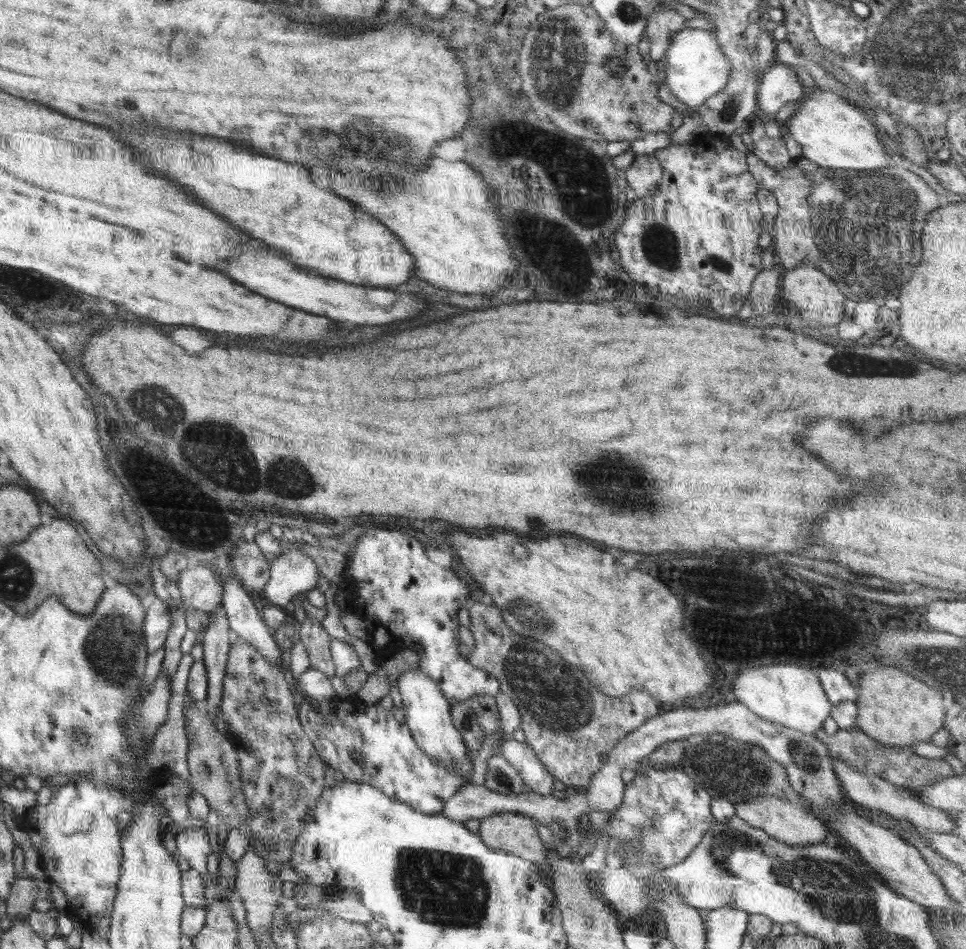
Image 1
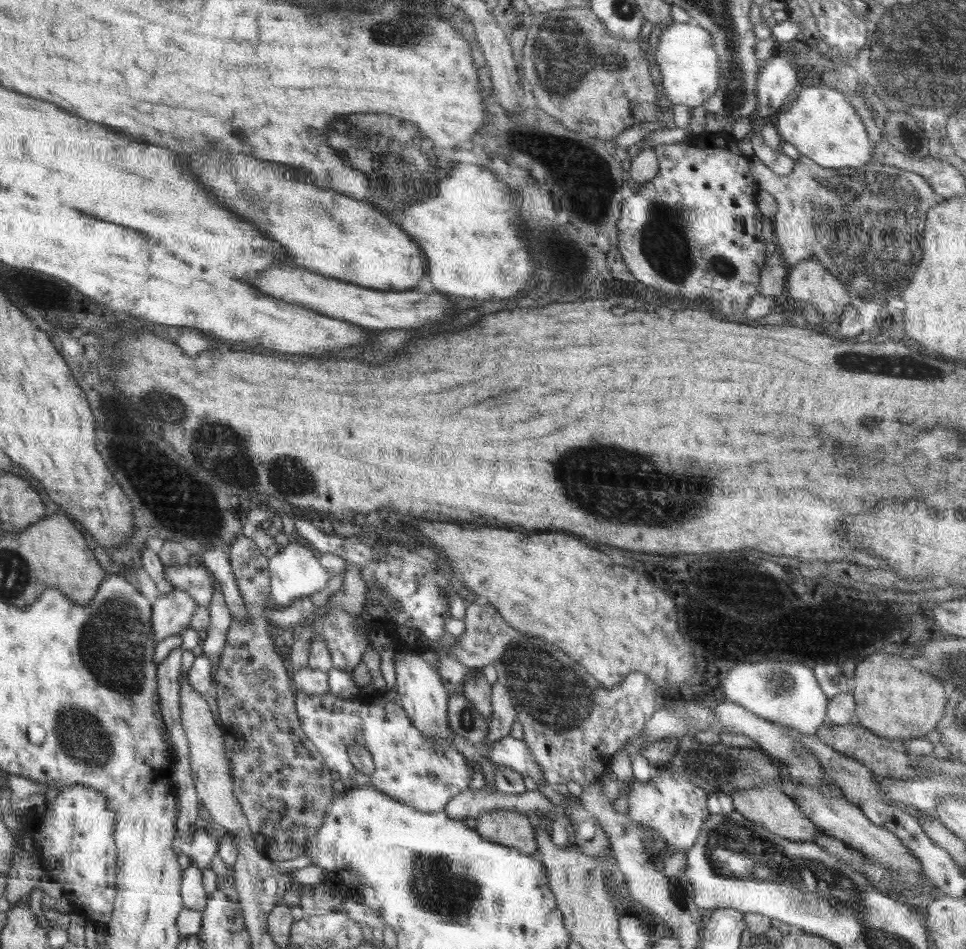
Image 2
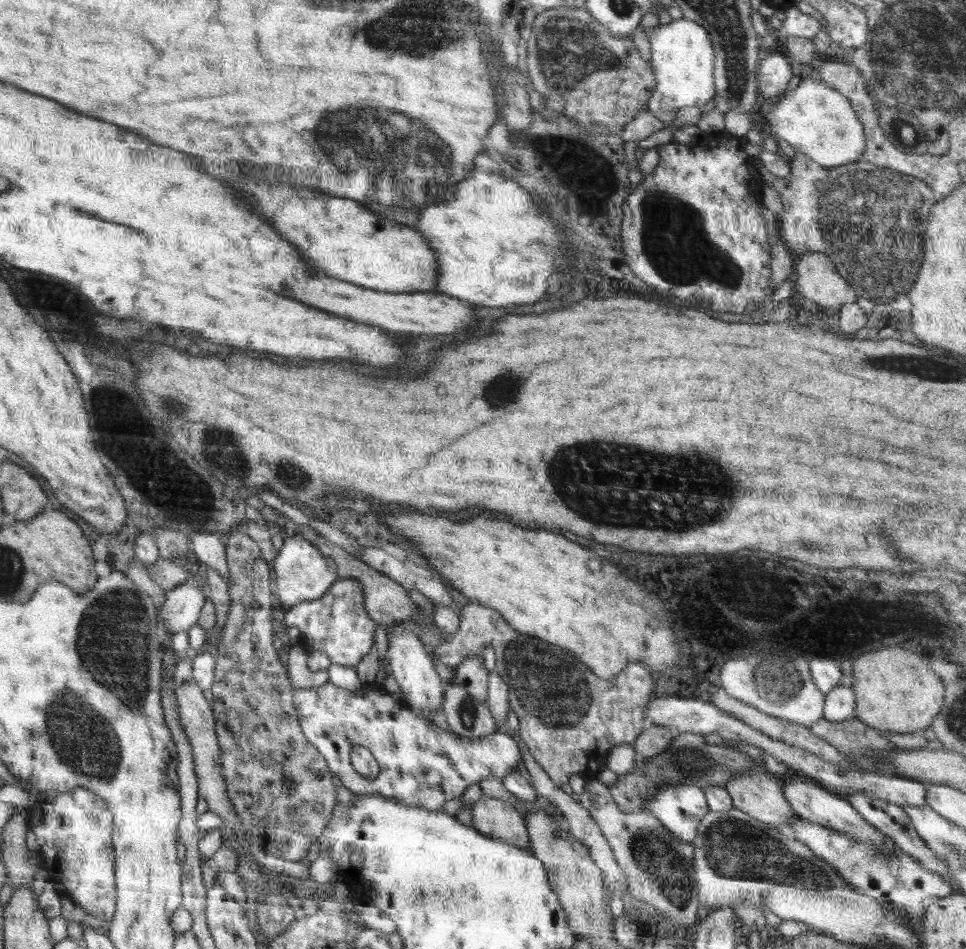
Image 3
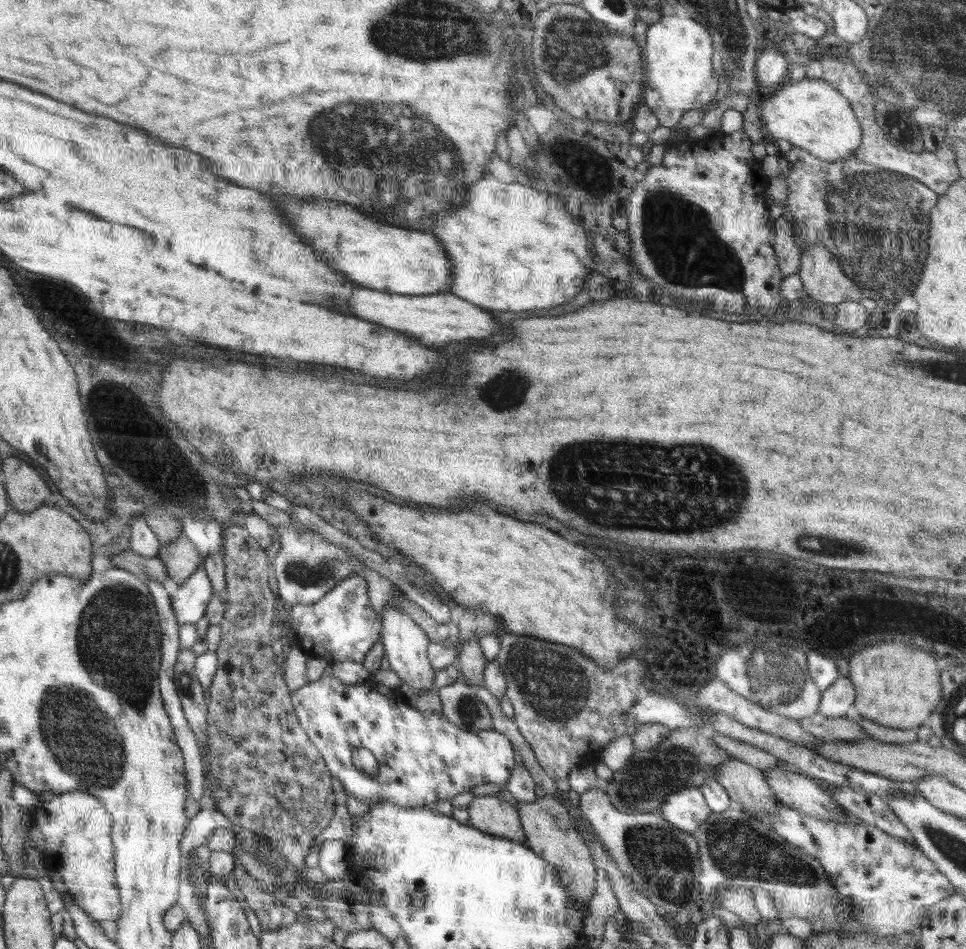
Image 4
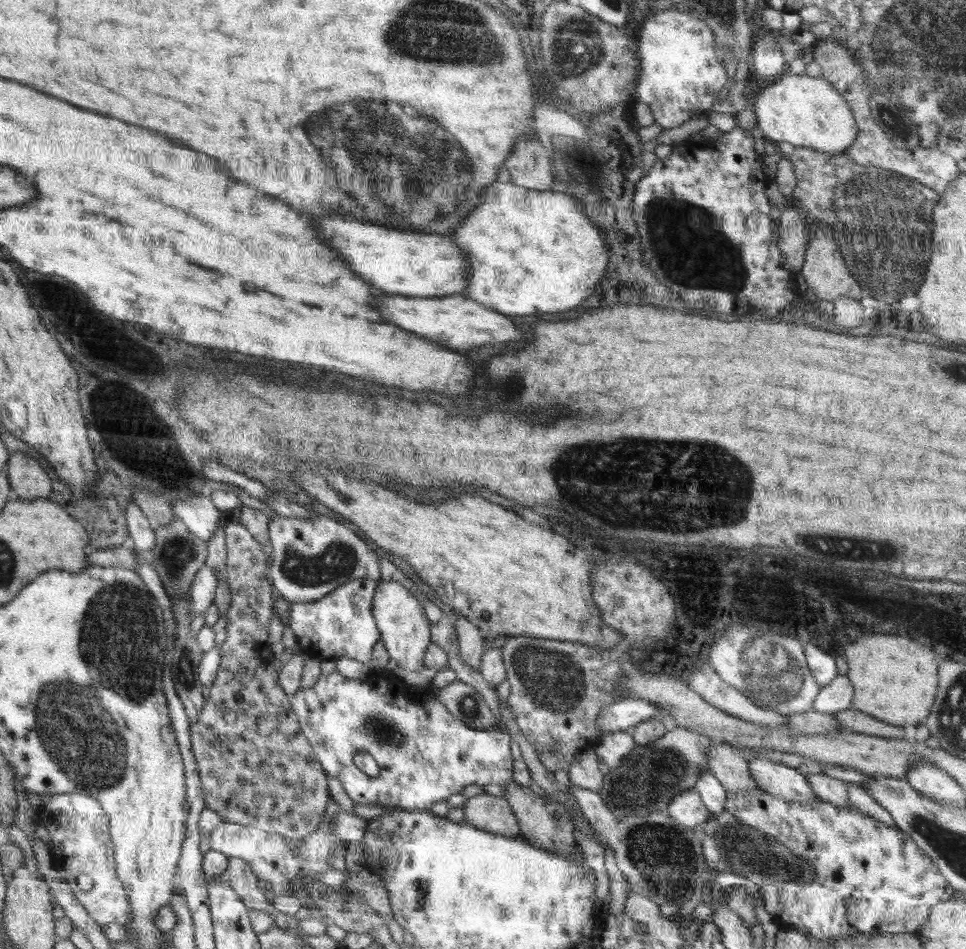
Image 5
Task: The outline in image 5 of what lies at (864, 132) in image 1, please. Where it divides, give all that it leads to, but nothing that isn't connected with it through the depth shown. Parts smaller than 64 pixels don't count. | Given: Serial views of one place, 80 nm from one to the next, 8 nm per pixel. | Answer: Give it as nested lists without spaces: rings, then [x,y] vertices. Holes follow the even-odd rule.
[[[786,72],[771,86],[755,96],[752,109],[758,128],[768,141],[790,142],[795,147],[808,147],[828,155],[842,154],[857,137],[857,126],[844,97],[822,77]]]

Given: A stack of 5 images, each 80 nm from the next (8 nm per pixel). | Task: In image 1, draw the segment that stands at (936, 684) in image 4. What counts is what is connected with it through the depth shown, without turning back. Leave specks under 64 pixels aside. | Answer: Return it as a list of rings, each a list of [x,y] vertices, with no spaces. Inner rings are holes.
[[[876,668],[862,674],[859,685],[860,696],[855,700],[855,726],[880,744],[912,747],[913,744],[930,741],[932,735],[943,727],[946,706],[940,690],[922,684],[906,672],[898,668]]]

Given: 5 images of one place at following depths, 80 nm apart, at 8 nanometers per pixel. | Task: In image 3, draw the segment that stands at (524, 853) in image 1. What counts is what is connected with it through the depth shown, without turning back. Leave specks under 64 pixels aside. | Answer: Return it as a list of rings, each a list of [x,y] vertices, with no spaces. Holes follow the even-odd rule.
[[[500,799],[477,801],[471,808],[472,827],[495,839],[502,839],[523,849],[530,849],[524,816],[514,805]]]

